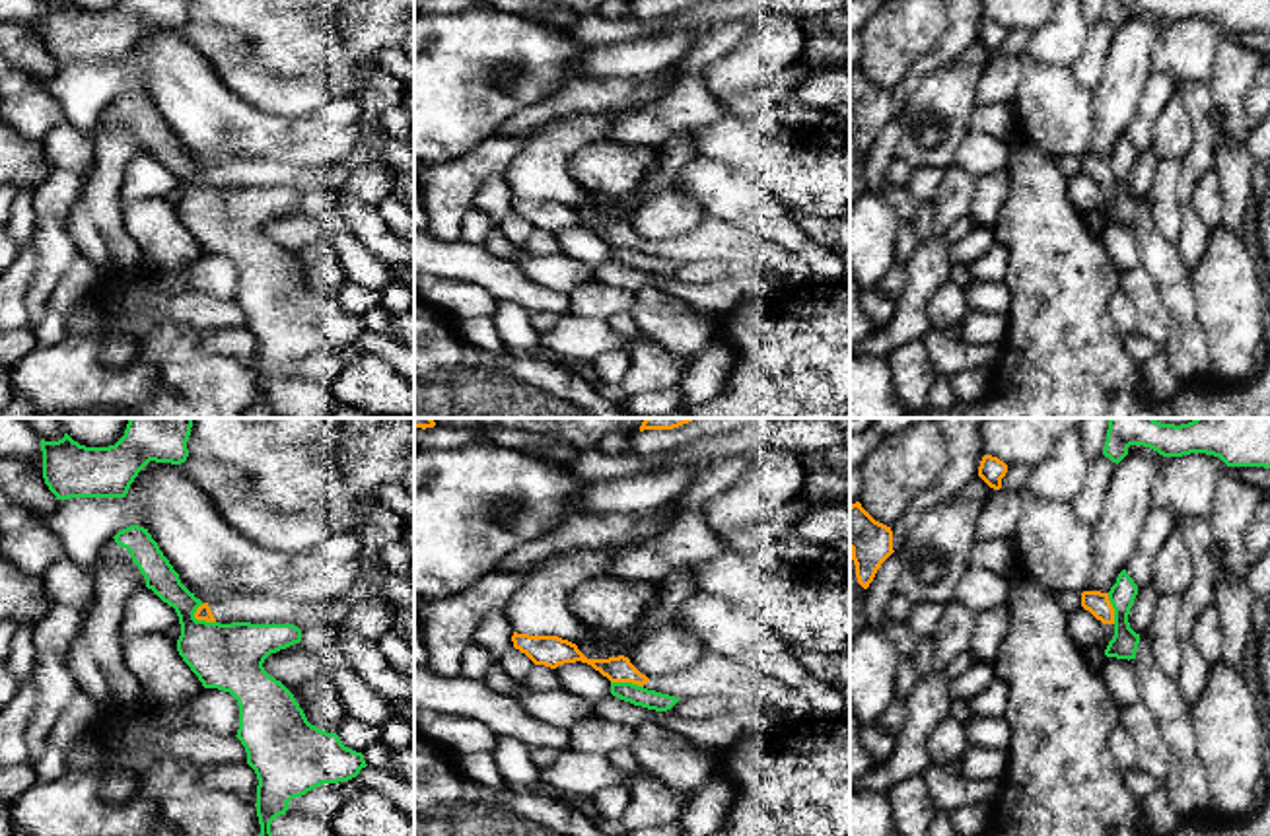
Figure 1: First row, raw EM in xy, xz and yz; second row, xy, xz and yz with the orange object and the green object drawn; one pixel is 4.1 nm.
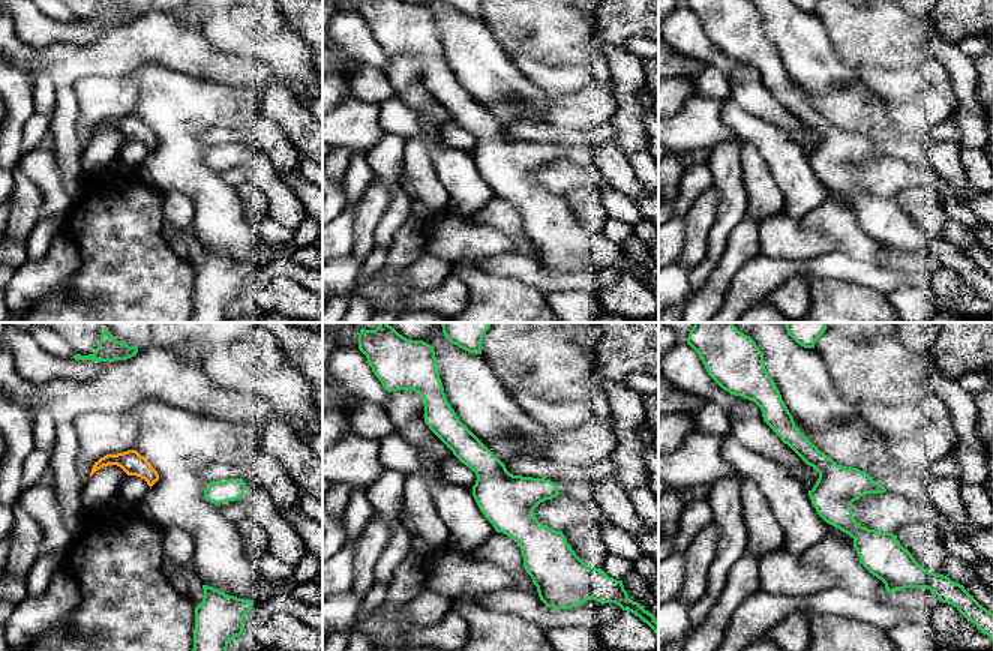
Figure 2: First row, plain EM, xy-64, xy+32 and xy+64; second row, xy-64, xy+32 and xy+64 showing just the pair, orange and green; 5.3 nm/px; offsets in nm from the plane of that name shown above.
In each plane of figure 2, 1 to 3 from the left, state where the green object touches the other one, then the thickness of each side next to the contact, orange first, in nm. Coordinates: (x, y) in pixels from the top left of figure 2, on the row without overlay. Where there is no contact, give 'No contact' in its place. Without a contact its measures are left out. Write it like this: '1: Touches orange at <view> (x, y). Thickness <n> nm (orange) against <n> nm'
1: No contact
2: No contact
3: No contact

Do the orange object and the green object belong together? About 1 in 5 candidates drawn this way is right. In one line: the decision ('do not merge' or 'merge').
do not merge

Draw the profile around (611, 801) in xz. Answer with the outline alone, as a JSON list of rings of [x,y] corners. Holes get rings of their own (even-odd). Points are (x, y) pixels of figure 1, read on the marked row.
[[[609,785],[599,789],[591,799],[603,819],[618,820],[630,803],[630,793],[624,785]]]

